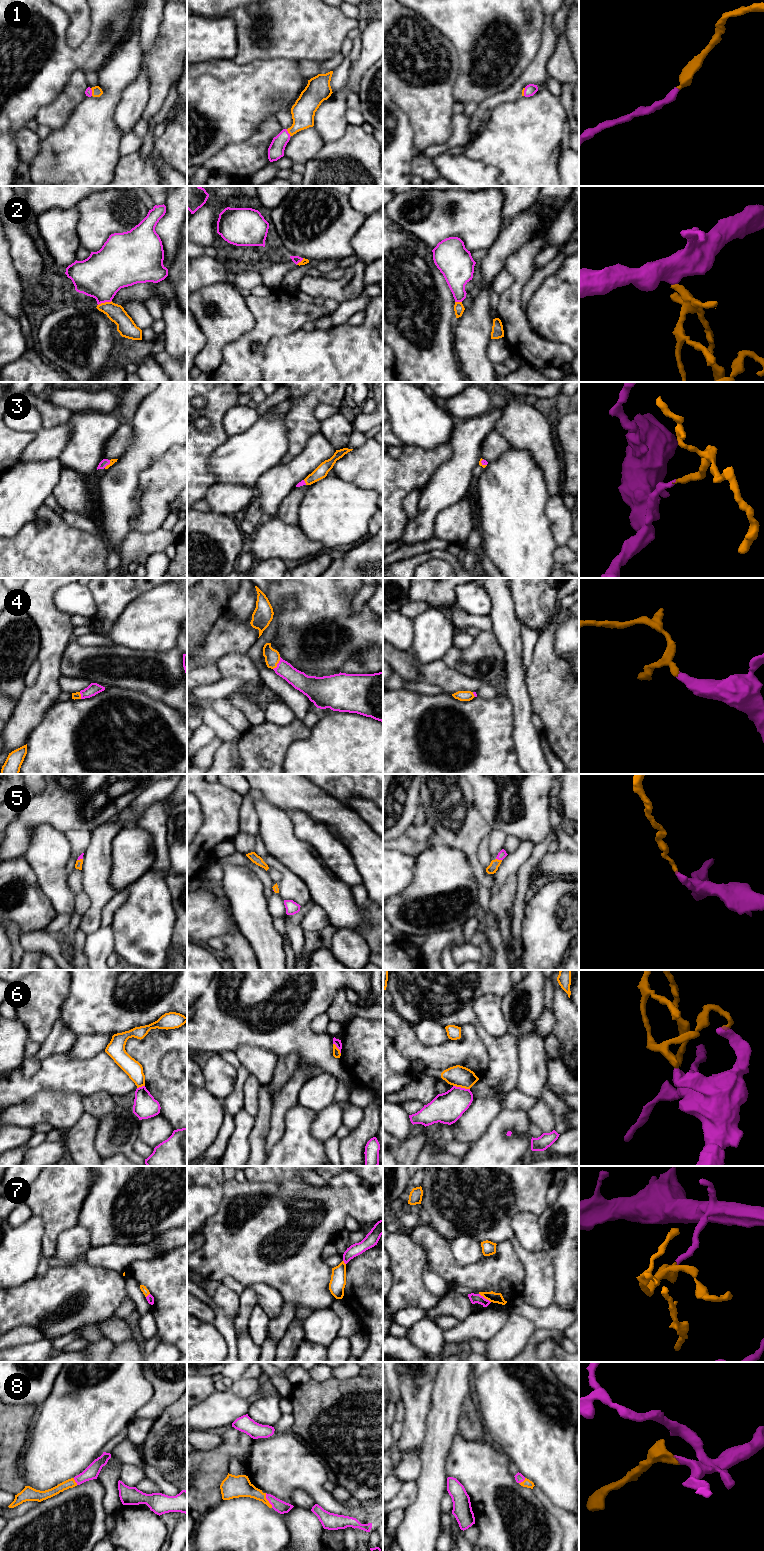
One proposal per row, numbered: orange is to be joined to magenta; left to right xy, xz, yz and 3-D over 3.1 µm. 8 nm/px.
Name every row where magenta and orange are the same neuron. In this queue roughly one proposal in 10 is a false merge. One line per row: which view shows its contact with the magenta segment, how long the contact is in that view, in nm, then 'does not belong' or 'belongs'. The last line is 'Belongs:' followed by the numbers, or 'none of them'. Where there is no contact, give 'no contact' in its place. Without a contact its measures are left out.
1: meets magenta in xz; contact 70 nm long; belongs
2: meets magenta in xy; contact 120 nm long; does not belong
3: meets magenta in yz; contact 70 nm long; belongs
4: meets magenta in xz; contact 120 nm long; belongs
5: meets magenta in yz; contact 50 nm long; belongs
6: meets magenta in yz; contact 140 nm long; does not belong
7: meets magenta in yz; contact 120 nm long; does not belong
8: meets magenta in xz; contact 130 nm long; belongs
Belongs: 1, 3, 4, 5, 8

